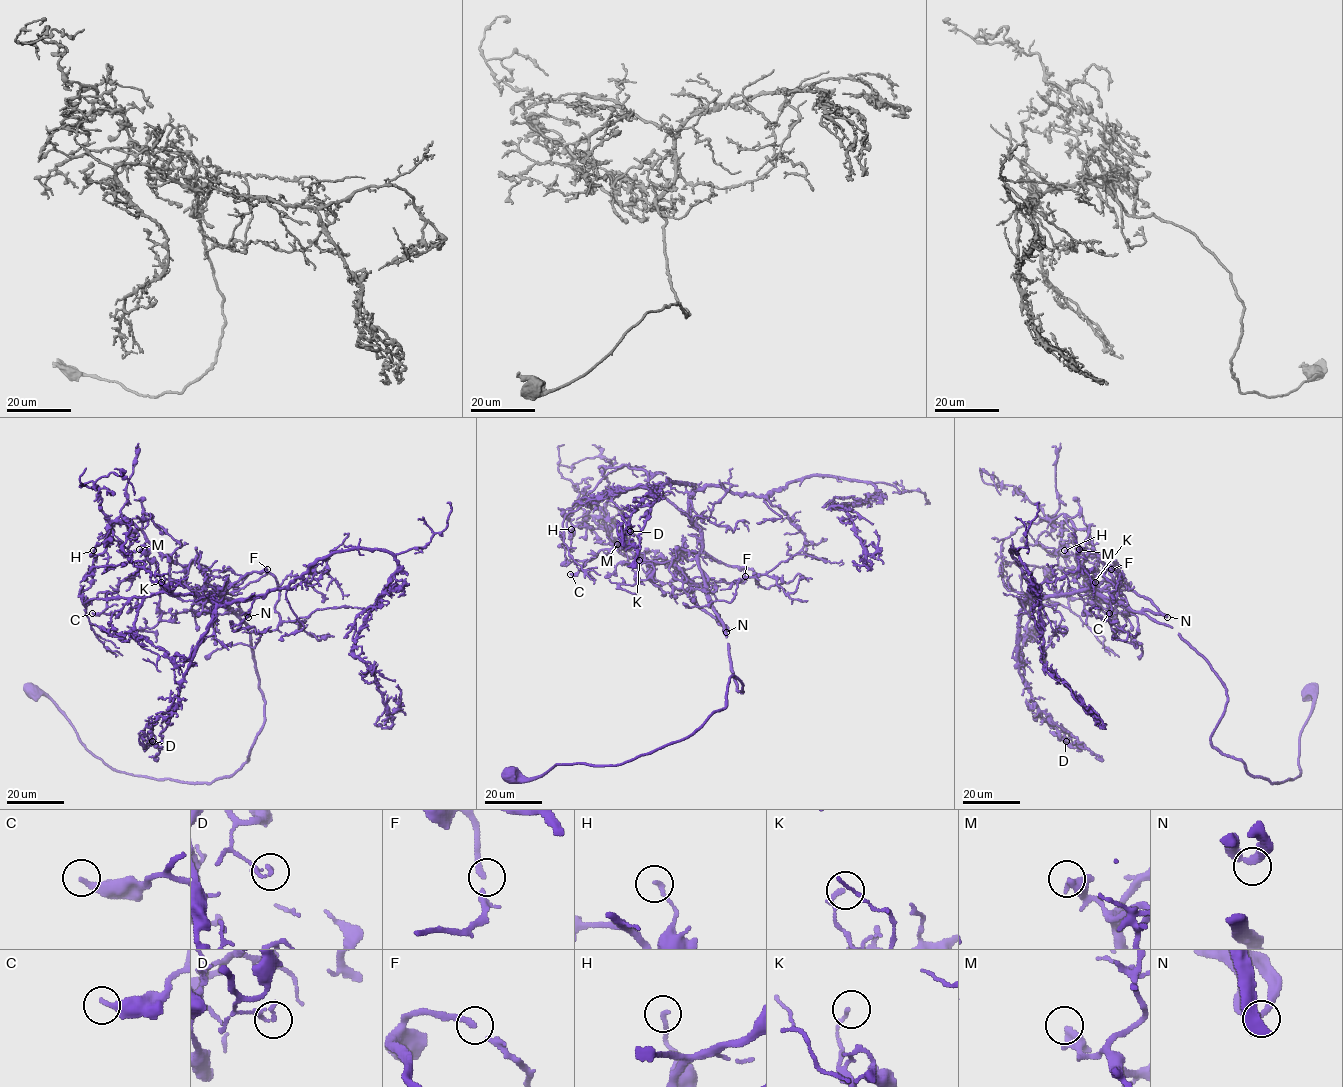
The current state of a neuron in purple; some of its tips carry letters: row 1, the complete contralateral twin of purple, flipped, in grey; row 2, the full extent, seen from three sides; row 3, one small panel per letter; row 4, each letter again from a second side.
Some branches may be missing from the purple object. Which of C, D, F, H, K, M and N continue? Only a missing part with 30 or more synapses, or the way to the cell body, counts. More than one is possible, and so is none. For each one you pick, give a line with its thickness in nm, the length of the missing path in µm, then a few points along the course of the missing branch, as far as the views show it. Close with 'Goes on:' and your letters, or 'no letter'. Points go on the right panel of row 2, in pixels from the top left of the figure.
F: 170 nm | 40 µm | (1111, 569), (1106, 561), (1113, 561), (1104, 551), (1103, 539), (1099, 535), (1103, 533)
Goes on: F

